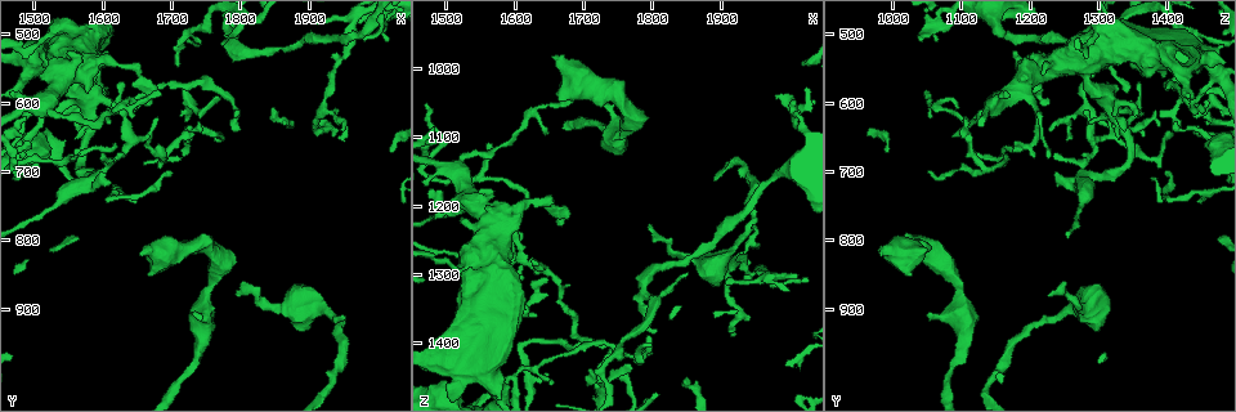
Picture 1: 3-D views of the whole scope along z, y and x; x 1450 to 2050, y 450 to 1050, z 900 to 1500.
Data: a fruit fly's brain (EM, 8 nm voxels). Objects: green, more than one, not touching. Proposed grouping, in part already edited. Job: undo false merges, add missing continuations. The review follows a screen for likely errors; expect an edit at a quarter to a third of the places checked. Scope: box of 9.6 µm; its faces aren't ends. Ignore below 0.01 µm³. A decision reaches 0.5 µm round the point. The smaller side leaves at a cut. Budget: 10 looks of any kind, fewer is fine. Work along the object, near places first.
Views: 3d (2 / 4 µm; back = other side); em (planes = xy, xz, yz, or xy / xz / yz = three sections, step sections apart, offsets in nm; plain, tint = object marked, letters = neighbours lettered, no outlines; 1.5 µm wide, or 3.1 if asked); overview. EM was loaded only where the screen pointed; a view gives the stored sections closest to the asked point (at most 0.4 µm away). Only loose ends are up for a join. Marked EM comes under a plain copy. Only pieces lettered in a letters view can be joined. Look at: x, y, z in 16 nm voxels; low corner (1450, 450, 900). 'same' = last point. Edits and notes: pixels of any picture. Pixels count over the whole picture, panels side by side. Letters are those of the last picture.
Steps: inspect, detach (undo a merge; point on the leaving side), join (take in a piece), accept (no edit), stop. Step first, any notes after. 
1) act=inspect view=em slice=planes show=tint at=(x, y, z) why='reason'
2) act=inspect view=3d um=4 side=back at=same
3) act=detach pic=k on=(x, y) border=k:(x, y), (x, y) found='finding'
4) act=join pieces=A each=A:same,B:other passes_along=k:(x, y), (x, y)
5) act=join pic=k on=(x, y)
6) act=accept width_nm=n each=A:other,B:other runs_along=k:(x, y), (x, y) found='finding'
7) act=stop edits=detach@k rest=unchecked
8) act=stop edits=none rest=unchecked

act=inspect view=3d um=2 at=(1685, 585, 1050) why='an open end'

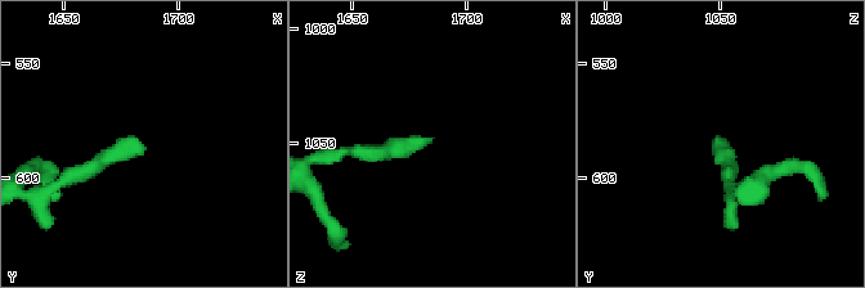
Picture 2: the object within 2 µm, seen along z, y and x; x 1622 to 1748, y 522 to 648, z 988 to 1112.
act=inspect view=em slice=planes show=letters at=(1686, 586, 1048)

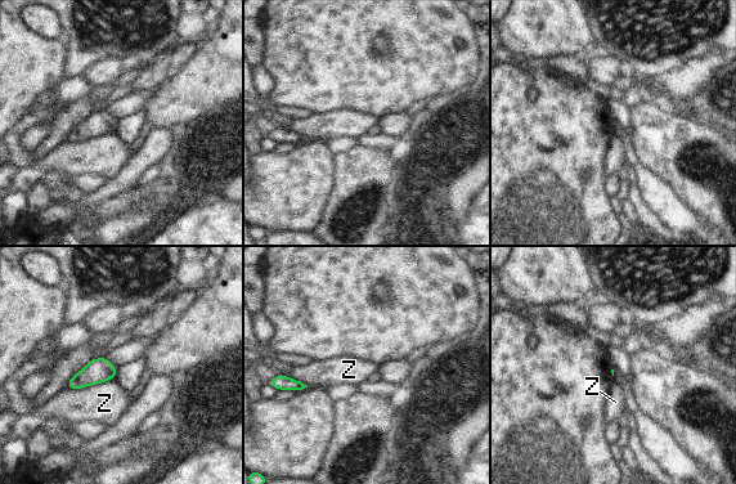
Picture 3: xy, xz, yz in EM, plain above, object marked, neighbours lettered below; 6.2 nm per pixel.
act=accept each=Z:other border=3:(113, 379), (79, 389), (66, 389) found='no lettered piece goes on from it'

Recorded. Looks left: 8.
act=inspect view=3d um=2 at=(1620, 665, 1190)

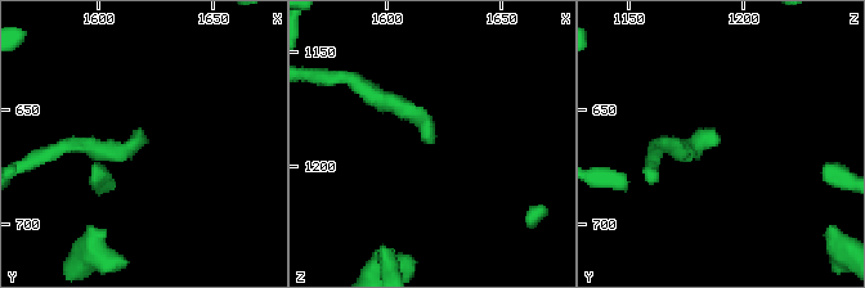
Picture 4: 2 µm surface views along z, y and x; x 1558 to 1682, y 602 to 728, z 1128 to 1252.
act=inspect view=em slice=yz step=4 show=tint at=(1619, 662, 1190) why='shape alone is not enough'

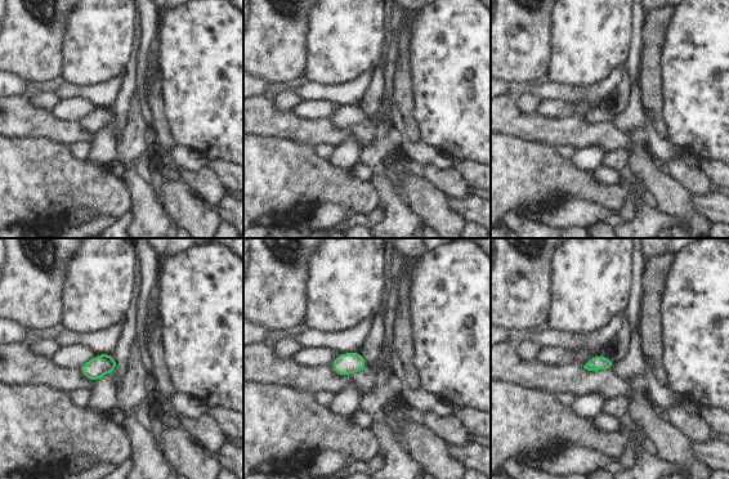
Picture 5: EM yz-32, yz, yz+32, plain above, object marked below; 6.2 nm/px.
act=inspect view=em slice=planes show=letters at=same

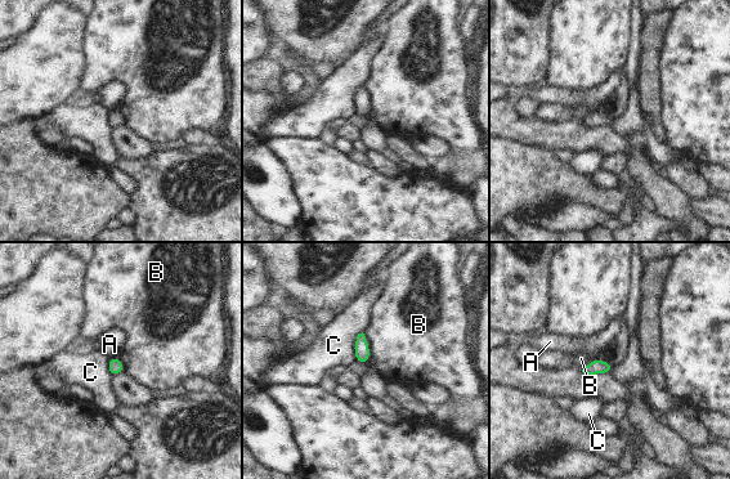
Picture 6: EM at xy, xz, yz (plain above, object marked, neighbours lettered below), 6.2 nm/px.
act=accept each=A:other,B:other,C:other border=6:(362, 332), (368, 347), (368, 363) found='no lettered piece goes on from it'

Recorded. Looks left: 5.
act=inspect view=em slice=xy step=8 show=tint at=(1685, 680, 1385) why='sharp bend'

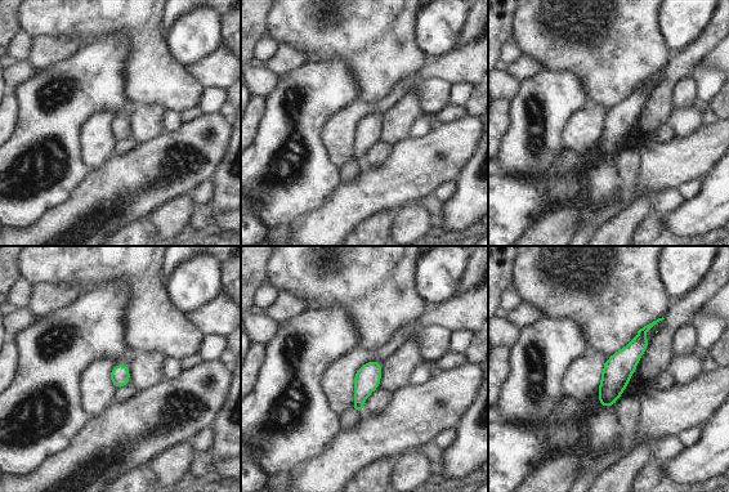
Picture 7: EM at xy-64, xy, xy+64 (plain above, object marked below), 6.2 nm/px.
act=inspect view=em slice=xz step=4 show=letters at=same

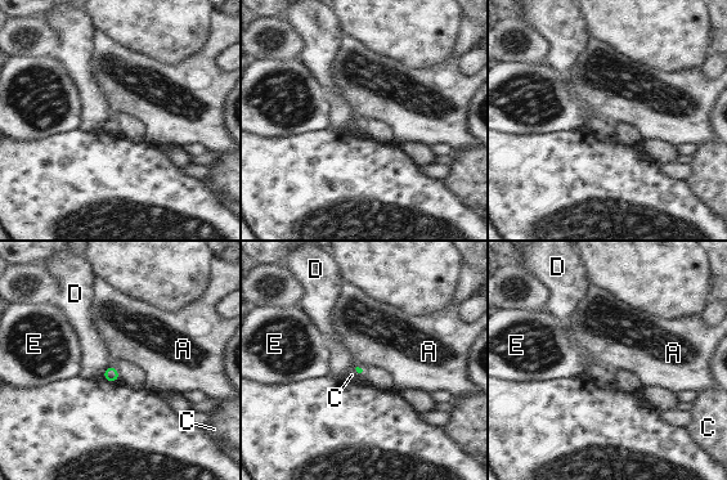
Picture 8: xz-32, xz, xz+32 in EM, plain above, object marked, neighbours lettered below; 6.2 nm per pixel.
act=accept longest_contact=D:120nm each=A:other,C:other,D:other,E:other border=8:(113, 363), (101, 376) found='one cell here'

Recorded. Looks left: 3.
act=inspect view=3d um=2 at=(1615, 600, 1305) why='branch stops here'

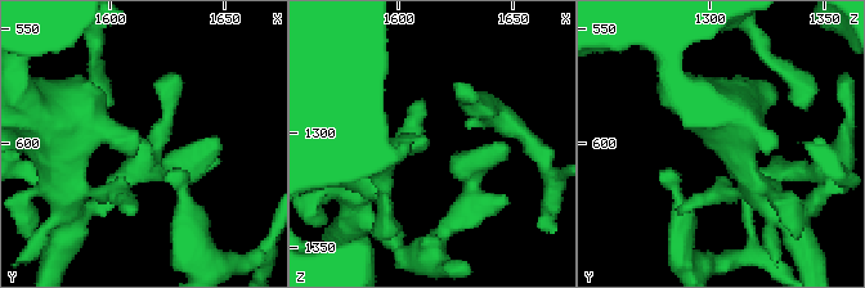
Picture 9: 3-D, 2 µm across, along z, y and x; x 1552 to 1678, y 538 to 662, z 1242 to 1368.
act=inspect view=em slice=planes show=letters at=(1613, 603, 1303)

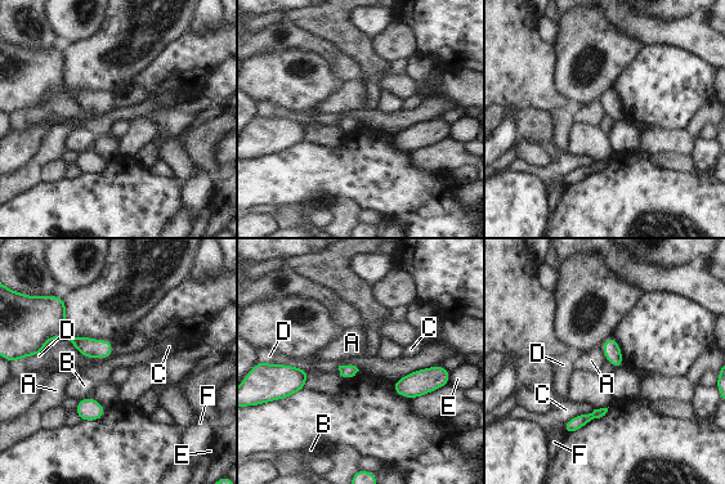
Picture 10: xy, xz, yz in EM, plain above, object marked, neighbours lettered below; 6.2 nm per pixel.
act=accept each=A:other,B:other,C:other,D:other,E:other,F:other border=10:(112, 341), (108, 358), (81, 357) found='none of them fits'

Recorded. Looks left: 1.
act=stop edits=none rest=unchecked

